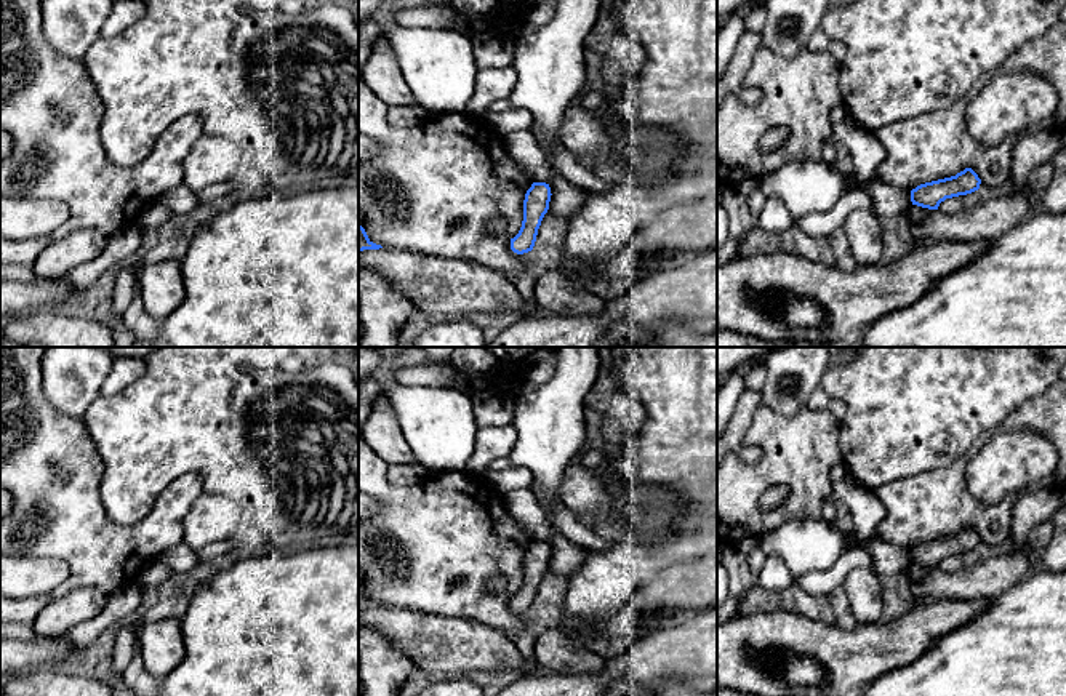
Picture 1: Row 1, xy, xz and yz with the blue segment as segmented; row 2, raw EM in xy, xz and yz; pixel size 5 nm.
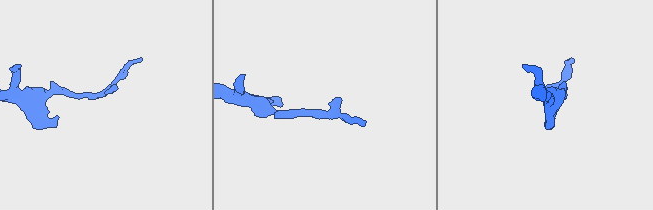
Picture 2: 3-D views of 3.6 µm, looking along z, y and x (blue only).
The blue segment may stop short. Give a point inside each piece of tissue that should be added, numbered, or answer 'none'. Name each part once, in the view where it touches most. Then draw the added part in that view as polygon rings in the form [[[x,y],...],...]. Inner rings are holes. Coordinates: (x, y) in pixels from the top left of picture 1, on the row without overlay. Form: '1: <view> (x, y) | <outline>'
none

